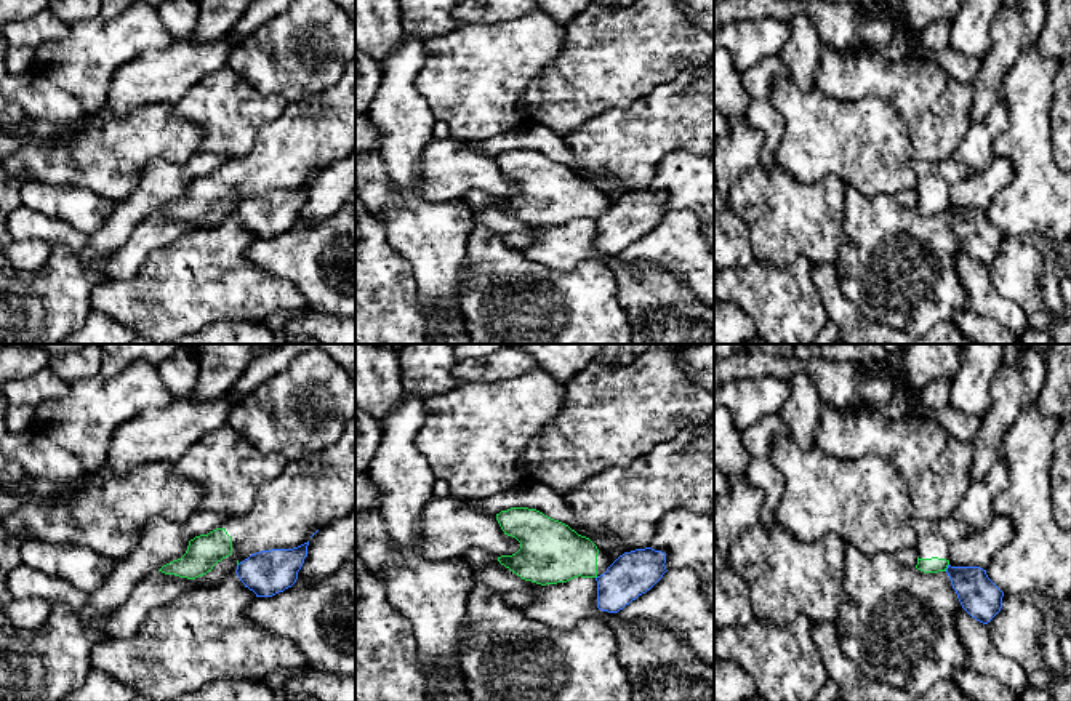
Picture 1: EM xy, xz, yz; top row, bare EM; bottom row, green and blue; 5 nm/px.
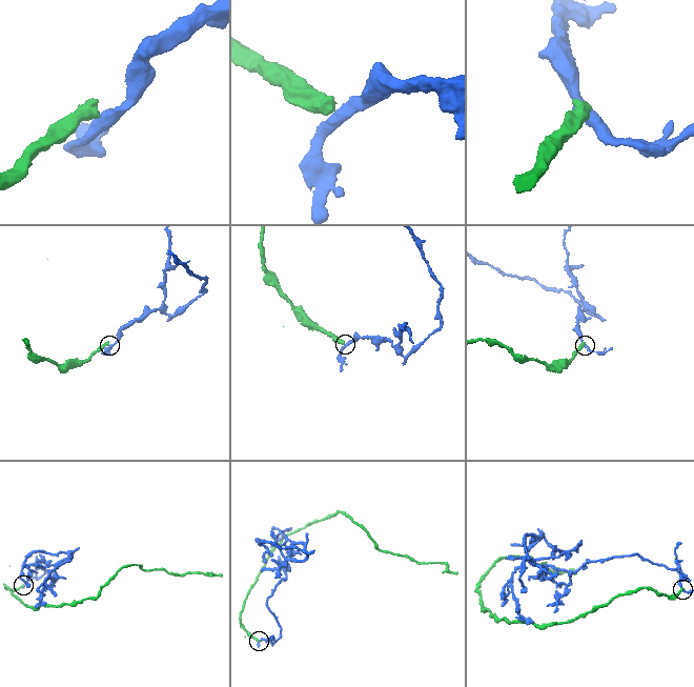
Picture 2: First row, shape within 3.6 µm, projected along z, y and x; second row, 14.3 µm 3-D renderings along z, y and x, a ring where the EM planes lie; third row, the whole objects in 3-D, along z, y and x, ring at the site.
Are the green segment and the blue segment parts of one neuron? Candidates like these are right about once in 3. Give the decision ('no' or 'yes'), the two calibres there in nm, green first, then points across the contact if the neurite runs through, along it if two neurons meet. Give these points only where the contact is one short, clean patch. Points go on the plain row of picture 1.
no; 80 nm thick on the green side, 200 nm on the other; border along yz (948, 205), (945, 212)

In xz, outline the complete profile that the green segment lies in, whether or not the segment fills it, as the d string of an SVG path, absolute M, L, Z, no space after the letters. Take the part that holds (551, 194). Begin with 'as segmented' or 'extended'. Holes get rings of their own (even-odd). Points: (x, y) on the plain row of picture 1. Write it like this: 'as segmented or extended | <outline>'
extended | M511 149L496 155L504 176L515 179L520 190L512 197L501 197L498 203L525 222L541 227L567 224L573 219L597 219L613 205L610 197L589 179L578 176L568 166L554 162L536 150Z

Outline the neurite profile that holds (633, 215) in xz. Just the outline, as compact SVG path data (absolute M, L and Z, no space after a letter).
M652 189L620 197L604 216L597 218L597 250L618 254L639 237L650 232L668 213L666 195Z

